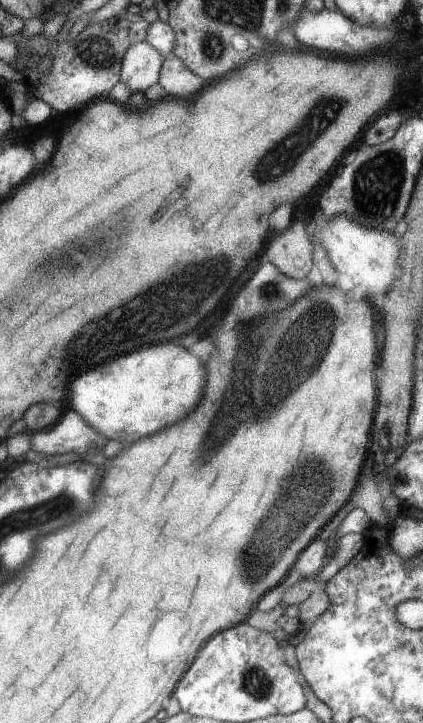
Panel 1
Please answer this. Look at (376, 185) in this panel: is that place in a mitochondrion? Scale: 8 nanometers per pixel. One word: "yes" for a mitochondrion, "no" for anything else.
yes

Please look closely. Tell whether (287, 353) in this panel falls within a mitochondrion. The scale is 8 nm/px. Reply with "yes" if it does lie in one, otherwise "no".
yes

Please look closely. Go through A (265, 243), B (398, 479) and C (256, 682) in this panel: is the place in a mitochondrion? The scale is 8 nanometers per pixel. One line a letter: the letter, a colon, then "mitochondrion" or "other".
A: other
B: other
C: mitochondrion

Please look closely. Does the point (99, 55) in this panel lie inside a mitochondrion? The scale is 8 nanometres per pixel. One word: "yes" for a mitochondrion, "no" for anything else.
yes

